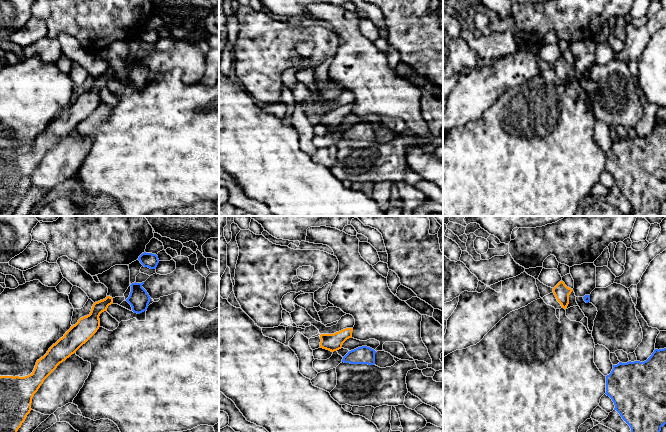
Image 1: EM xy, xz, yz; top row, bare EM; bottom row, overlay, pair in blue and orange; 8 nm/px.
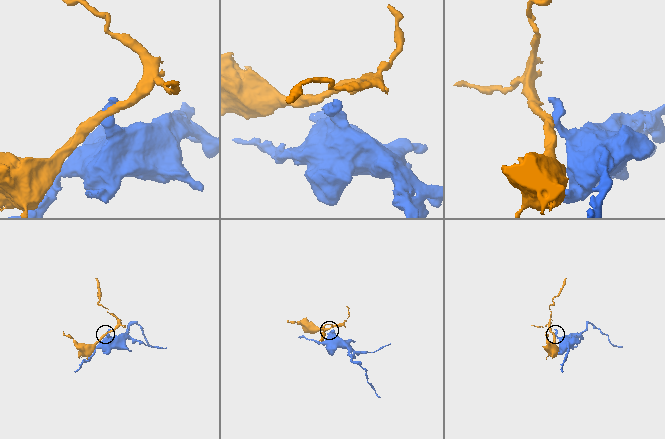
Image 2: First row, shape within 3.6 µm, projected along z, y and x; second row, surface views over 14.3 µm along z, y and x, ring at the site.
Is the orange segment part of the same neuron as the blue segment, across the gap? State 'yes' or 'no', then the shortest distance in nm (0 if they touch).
no | 70 nm

